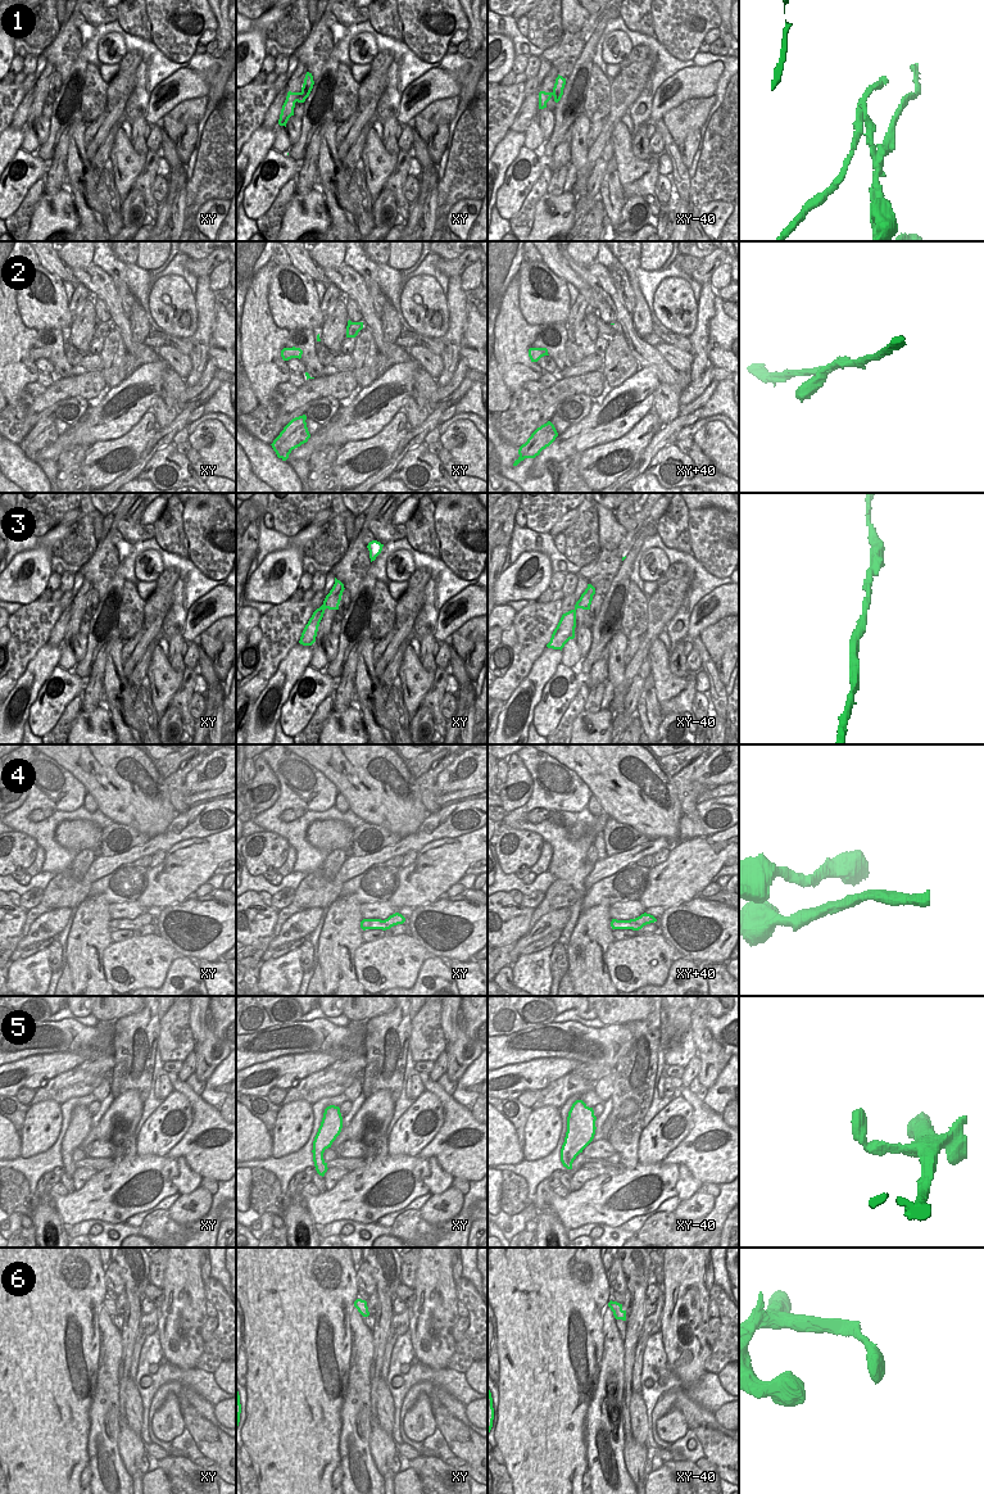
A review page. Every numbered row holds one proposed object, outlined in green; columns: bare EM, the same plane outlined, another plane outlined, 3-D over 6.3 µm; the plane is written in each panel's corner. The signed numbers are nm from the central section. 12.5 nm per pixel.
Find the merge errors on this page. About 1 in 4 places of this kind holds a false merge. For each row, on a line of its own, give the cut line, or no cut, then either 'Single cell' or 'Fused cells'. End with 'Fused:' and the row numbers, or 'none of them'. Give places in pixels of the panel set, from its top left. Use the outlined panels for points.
1: Split along xy (300, 93), (298, 102). Fused cells
2: No split. Single cell
3: No split. Single cell
4: No split. Single cell
5: No split. Single cell
6: No split. Single cell
Fused: 1

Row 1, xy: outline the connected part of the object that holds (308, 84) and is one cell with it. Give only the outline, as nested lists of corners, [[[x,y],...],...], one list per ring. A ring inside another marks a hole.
[[[307,72],[298,103],[305,101],[305,99],[309,96],[309,94],[313,89],[313,85],[314,85],[314,81],[313,81],[312,73]]]

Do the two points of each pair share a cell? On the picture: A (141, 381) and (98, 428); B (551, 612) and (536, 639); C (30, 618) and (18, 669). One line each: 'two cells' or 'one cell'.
A: one cell
B: one cell
C: one cell

